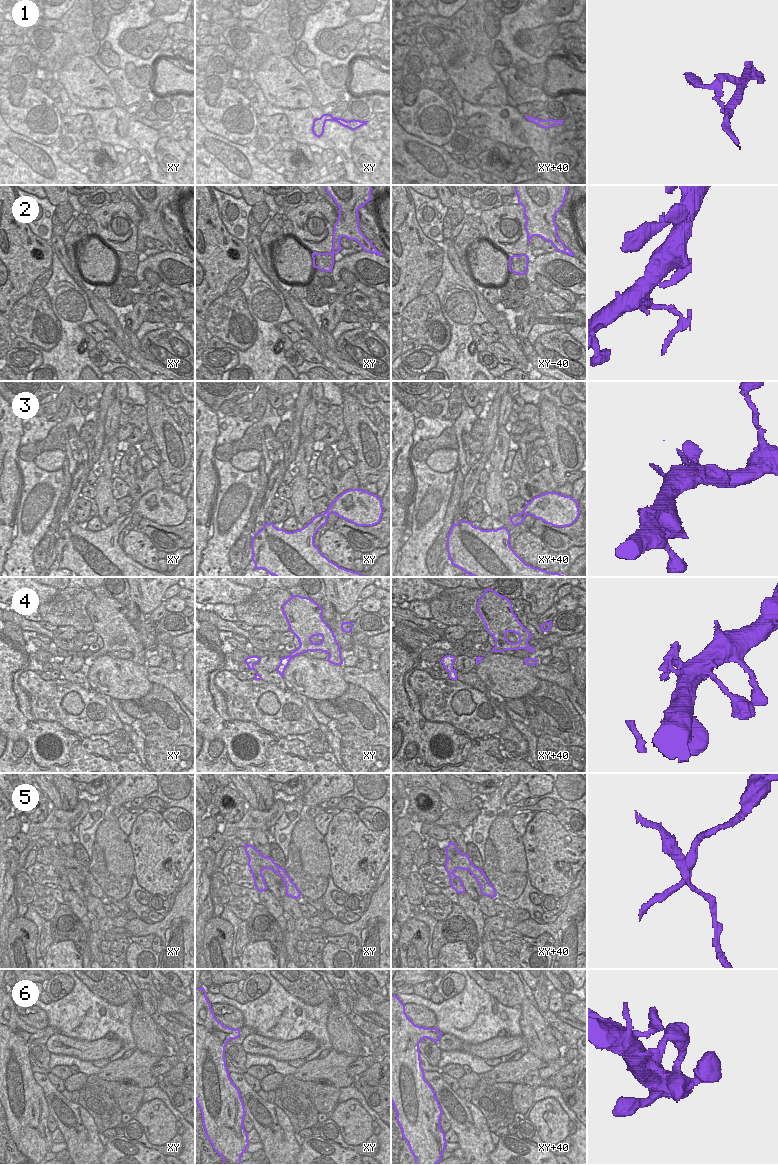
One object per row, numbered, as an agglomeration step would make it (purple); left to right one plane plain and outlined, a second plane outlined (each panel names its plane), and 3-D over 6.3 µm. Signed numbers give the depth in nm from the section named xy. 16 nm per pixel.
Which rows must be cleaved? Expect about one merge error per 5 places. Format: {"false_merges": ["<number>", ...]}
{"false_merges": ["5"]}

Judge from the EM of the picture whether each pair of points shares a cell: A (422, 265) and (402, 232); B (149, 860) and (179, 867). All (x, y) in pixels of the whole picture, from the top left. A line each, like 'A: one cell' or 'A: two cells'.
A: one cell
B: one cell

